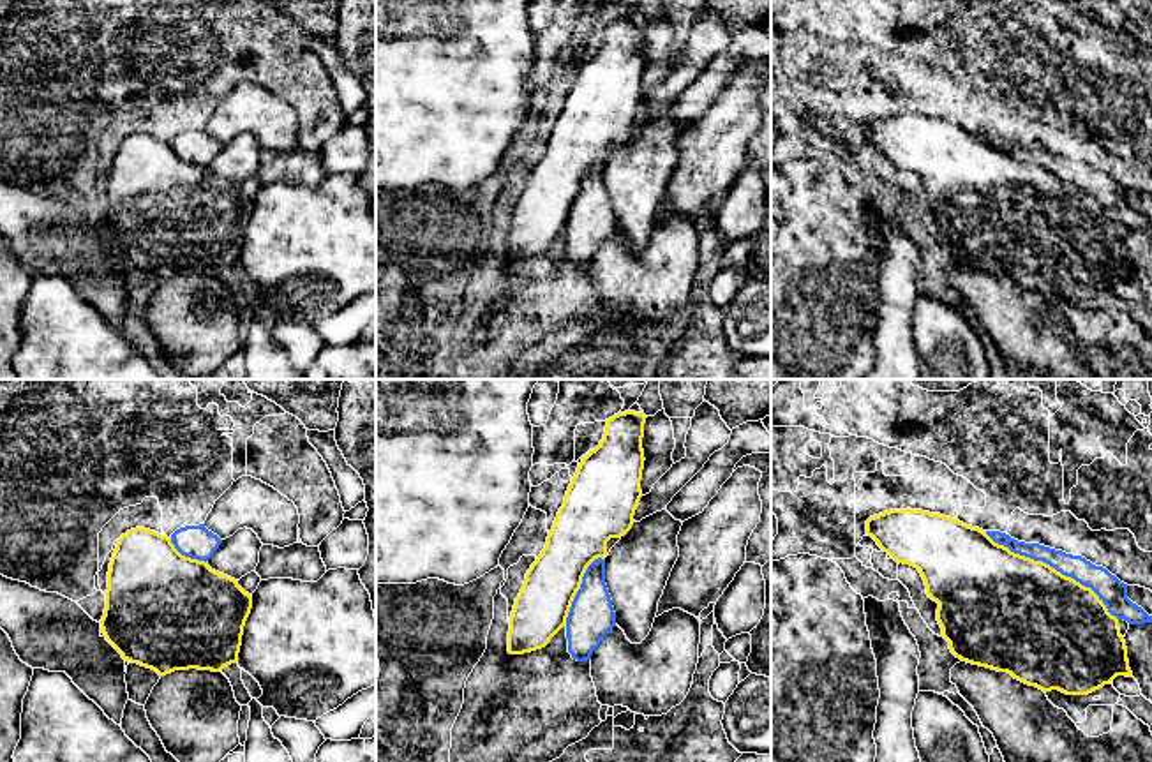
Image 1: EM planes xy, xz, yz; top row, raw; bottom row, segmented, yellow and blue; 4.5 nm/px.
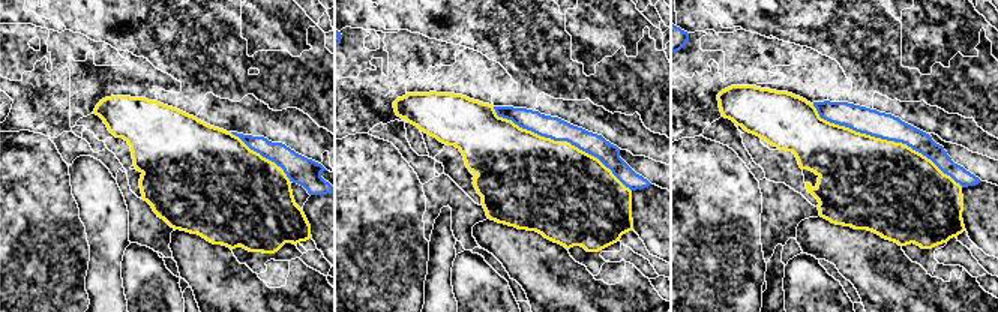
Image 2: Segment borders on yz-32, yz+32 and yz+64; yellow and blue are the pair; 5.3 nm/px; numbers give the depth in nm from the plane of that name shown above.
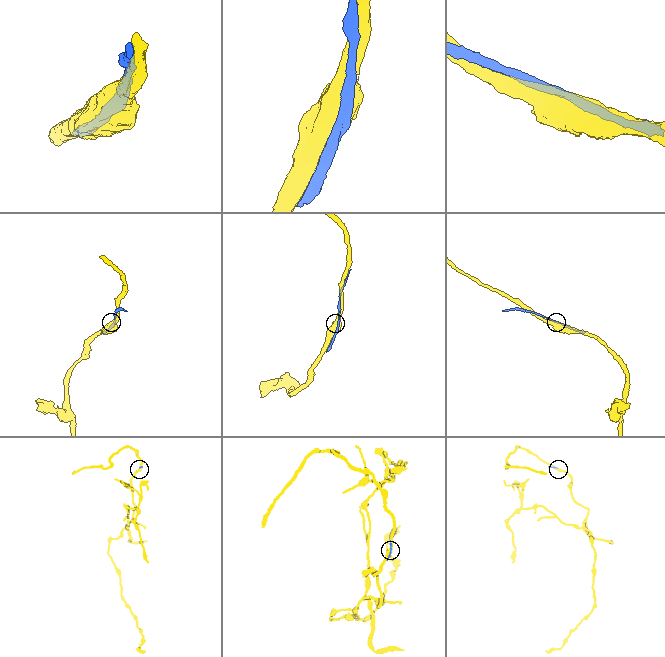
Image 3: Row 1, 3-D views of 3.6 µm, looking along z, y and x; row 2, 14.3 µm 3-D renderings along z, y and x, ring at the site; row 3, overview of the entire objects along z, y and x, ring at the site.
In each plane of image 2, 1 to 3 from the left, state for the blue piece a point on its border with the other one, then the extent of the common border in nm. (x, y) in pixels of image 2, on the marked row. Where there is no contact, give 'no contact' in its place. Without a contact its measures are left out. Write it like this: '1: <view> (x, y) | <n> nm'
1: yz-32 (260, 155) | 420 nm
2: yz+32 (560, 141) | 850 nm
3: yz+64 (886, 140) | 900 nm

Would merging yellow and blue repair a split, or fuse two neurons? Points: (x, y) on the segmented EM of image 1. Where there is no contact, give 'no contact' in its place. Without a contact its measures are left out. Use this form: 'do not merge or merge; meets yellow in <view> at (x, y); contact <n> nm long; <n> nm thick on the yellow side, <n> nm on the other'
do not merge; meets yellow in yz at (1054, 568); contact 750 nm long; 500 nm thick on the yellow side, 120 nm on the other

